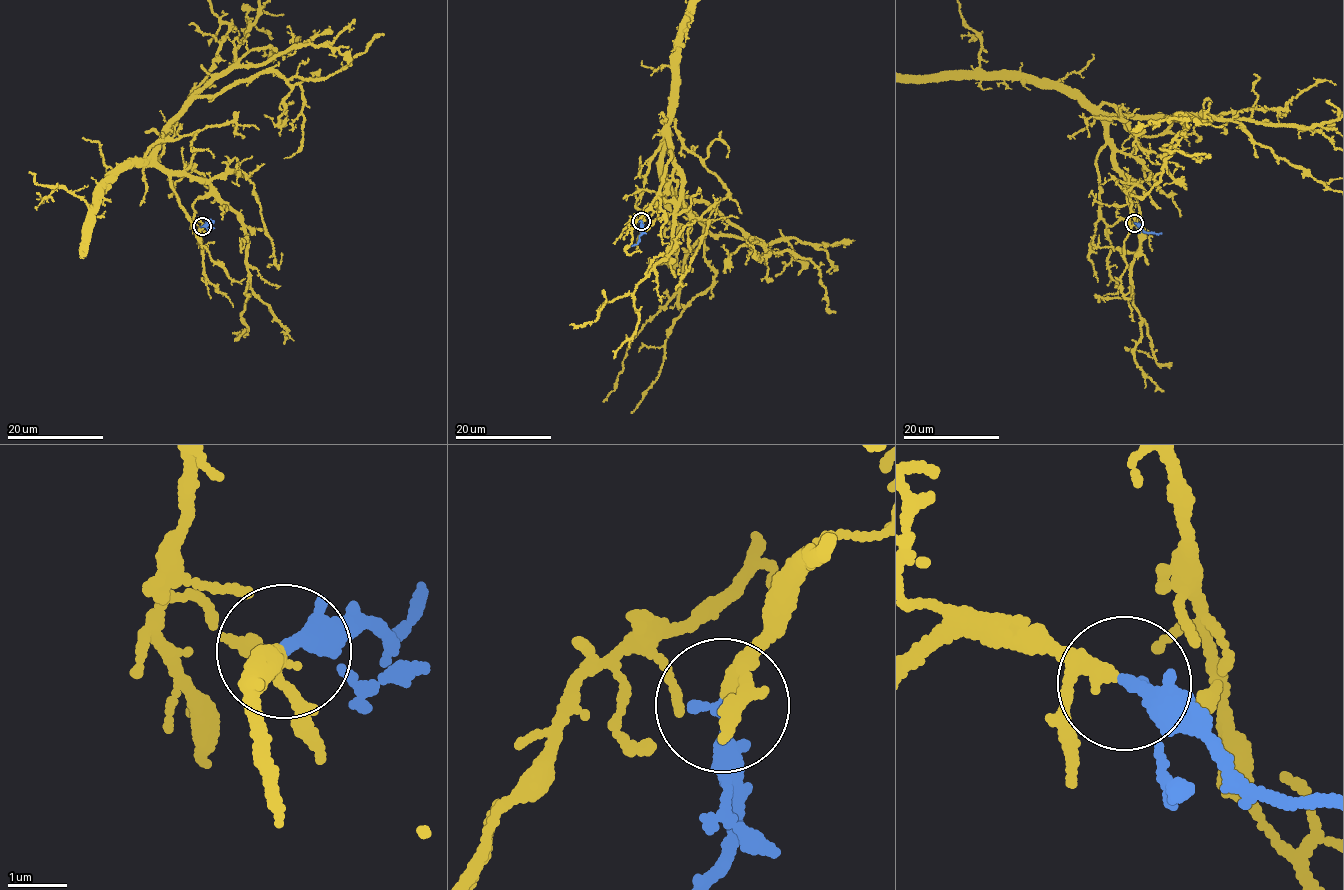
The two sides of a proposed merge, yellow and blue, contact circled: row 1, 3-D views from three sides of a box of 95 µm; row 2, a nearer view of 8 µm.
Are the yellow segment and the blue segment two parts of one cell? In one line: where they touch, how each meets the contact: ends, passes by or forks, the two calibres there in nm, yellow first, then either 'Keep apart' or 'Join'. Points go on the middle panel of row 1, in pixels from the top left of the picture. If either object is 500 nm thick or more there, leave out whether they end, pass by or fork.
Place: (641, 221). At the ring yellow forks. At the ring blue ends. Thickness 160 nm (yellow) against 280 nm. Join

